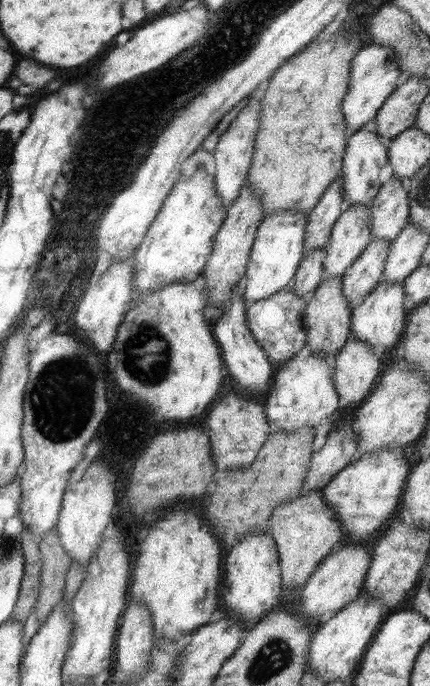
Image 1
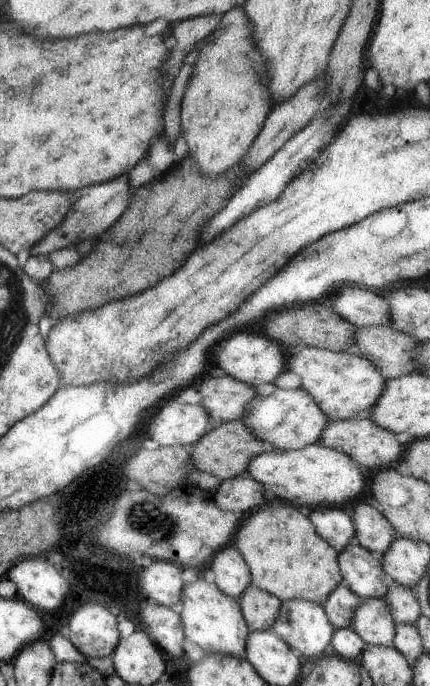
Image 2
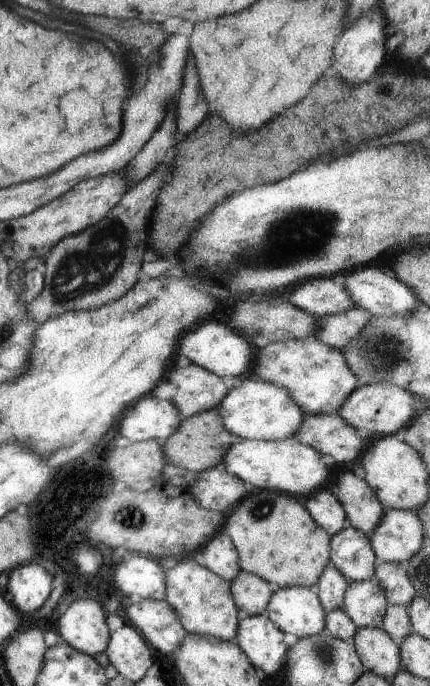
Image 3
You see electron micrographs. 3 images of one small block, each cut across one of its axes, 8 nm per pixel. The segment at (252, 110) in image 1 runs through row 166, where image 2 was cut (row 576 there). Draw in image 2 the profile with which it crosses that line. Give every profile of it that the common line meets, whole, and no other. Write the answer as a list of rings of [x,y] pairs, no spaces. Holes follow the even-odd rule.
[[[234,544],[219,550],[208,568],[214,572],[216,586],[227,595],[238,600],[242,592],[251,586],[251,574]]]

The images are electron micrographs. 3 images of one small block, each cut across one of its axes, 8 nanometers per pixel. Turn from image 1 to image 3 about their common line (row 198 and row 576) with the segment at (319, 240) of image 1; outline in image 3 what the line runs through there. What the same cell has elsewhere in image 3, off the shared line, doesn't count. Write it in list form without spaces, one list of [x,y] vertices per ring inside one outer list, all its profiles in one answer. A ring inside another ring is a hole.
[[[334,566],[325,568],[315,587],[316,594],[326,612],[340,609],[349,580]]]

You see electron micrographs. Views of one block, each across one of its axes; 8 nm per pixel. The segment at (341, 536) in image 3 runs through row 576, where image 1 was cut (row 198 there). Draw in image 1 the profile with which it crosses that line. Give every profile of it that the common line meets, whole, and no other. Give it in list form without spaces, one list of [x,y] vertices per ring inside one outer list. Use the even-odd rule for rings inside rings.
[[[366,125],[347,137],[345,155],[339,178],[343,182],[343,195],[347,205],[367,203],[378,194],[383,185],[380,180],[382,166],[389,164],[387,147],[380,142],[380,135],[375,130],[368,130]]]

